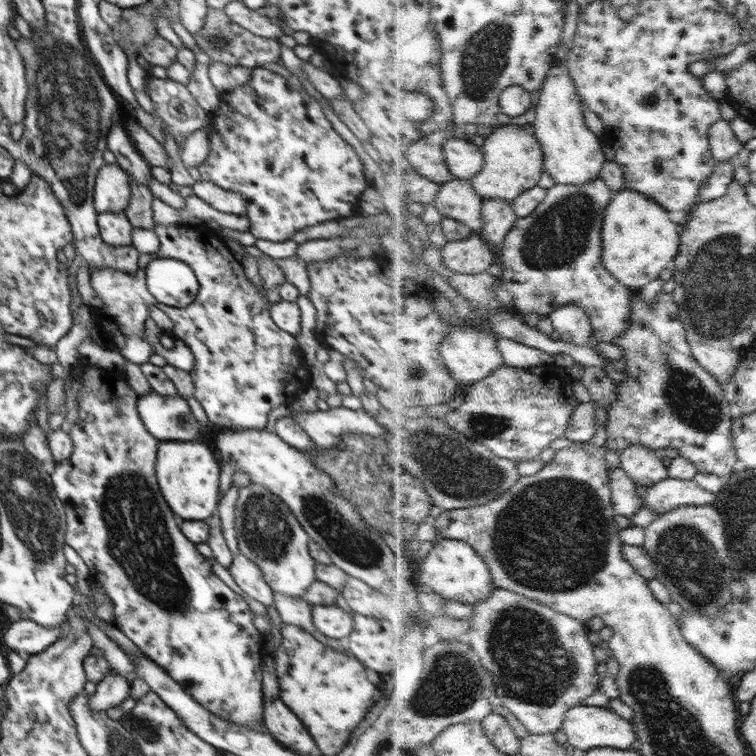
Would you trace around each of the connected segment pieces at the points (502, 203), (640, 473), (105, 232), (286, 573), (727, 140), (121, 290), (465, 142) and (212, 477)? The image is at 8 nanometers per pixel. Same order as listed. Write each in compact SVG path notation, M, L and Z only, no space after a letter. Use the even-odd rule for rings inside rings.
M486 198L484 204L484 232L481 235L493 249L502 251L508 234L519 219L515 206L504 198Z
M636 444L620 454L621 468L631 475L638 485L652 487L670 477L669 467L659 450Z
M124 212L98 213L100 236L108 246L132 245L133 226Z
M250 483L239 489L234 516L240 553L260 567L264 582L273 591L303 597L317 580L316 562L309 553L308 534L288 505L266 487Z
M724 118L712 126L711 143L718 162L730 161L738 157L740 150L746 147L736 134L732 121Z
M94 268L90 270L90 283L103 302L102 307L97 309L112 317L118 329L111 341L114 342L125 360L139 365L148 363L150 356L154 354L154 348L145 339L144 322L150 318L148 304L156 305L158 302L146 286L145 271L140 269L131 275L112 268L98 268L98 270Z
M451 136L446 141L445 154L453 174L463 179L472 180L486 165L483 147L474 144L470 138Z
M160 441L157 447L155 474L160 484L160 492L178 521L205 521L216 514L218 504L218 474L220 468L214 460L214 449L186 441ZM212 450L212 452L210 452Z

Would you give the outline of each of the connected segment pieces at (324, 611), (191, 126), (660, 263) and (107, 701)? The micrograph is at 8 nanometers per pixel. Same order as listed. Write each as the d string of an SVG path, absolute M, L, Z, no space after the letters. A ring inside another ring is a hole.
M336 604L313 605L312 623L328 638L346 640L353 630L353 617Z
M151 76L146 84L146 93L155 107L152 114L160 117L164 123L163 134L171 133L183 148L186 137L190 133L213 125L213 116L205 111L185 84Z
M626 188L615 191L608 208L603 230L604 265L624 284L641 289L660 279L666 268L673 266L679 256L683 239L680 223L672 218L666 207L647 193Z
M111 670L100 683L93 685L88 705L92 711L106 712L108 708L114 708L128 698L130 687L131 682L117 671Z

